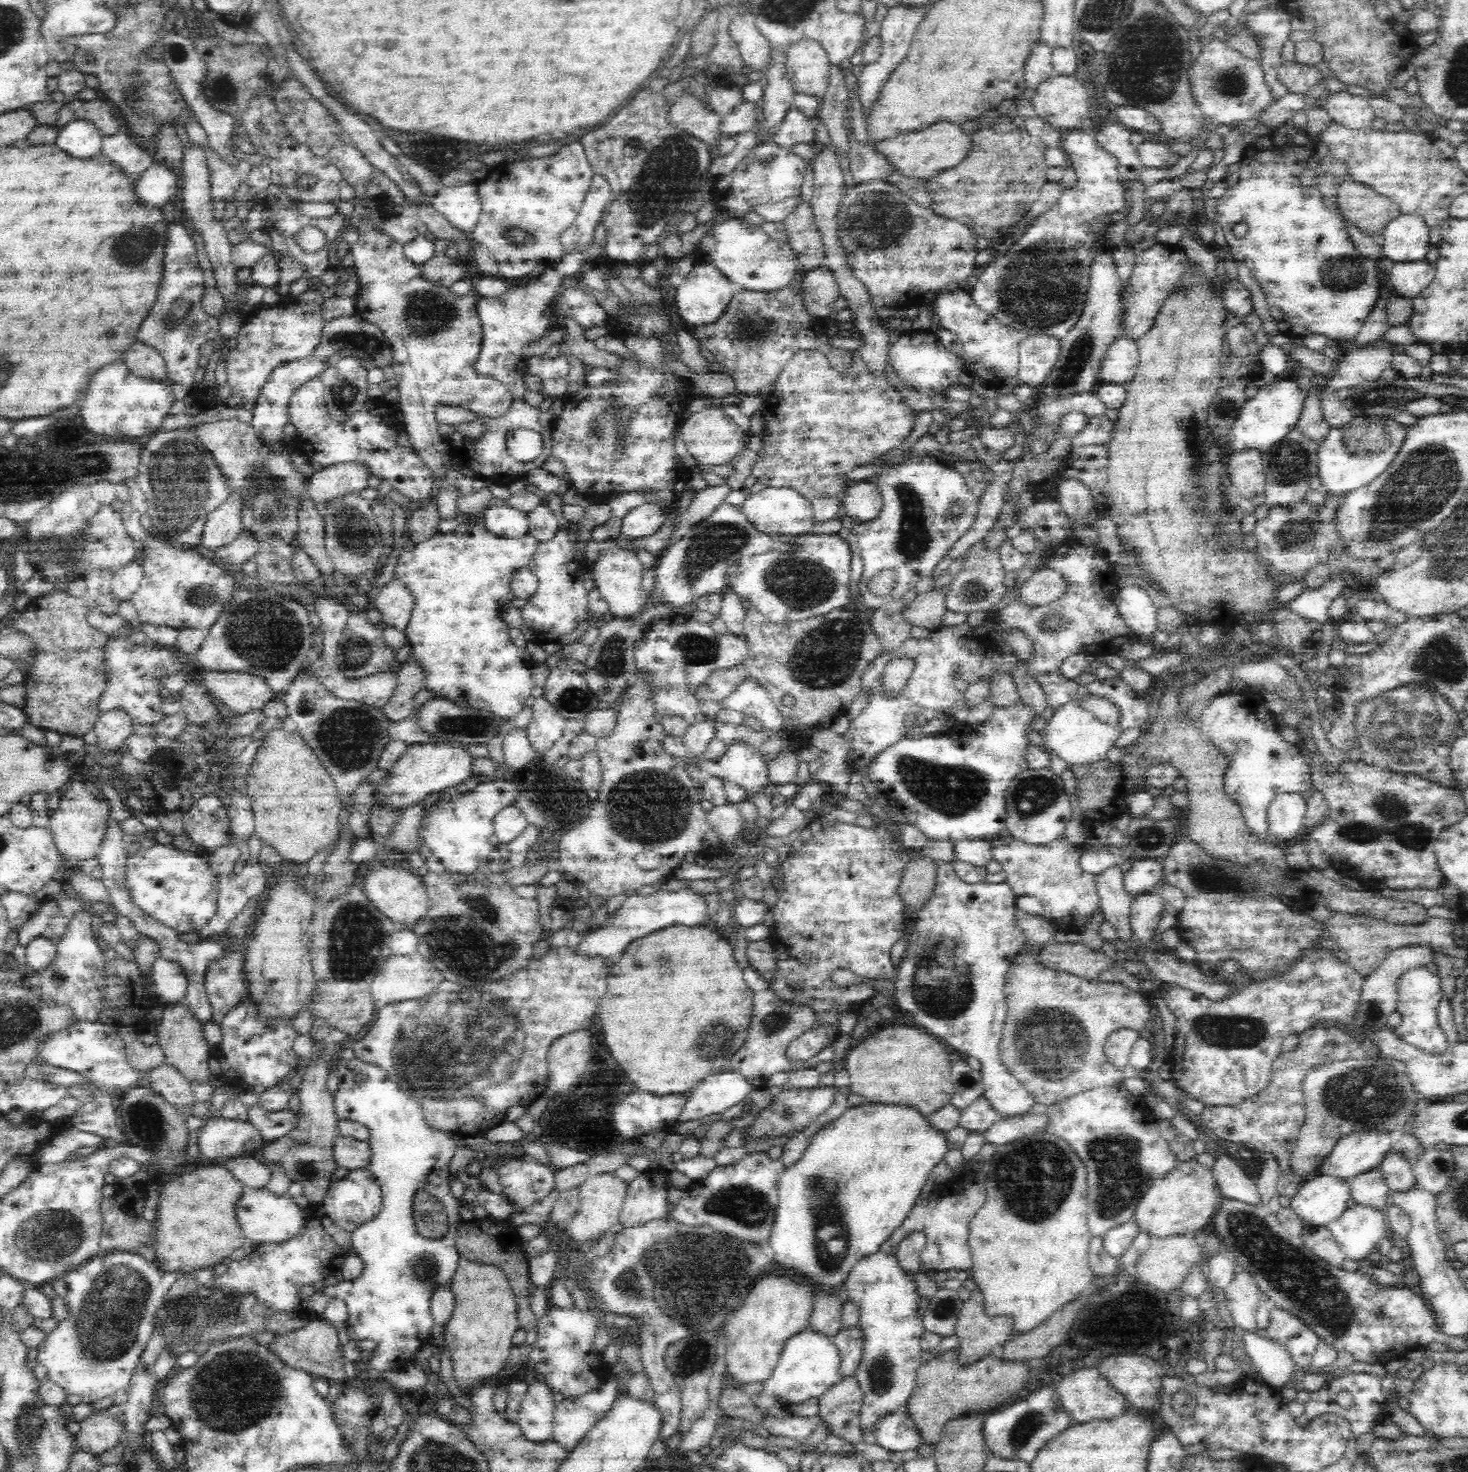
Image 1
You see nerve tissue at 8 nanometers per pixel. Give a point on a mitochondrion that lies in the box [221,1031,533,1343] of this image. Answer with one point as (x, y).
(424, 1268)

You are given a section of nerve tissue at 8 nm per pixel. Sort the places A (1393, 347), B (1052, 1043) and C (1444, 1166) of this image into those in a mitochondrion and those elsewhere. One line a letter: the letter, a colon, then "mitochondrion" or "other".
A: other
B: mitochondrion
C: mitochondrion

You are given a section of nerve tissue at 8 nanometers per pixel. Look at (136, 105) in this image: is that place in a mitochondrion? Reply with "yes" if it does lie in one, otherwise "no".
yes

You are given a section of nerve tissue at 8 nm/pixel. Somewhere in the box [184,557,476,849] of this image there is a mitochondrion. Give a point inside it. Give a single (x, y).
(271, 638)

